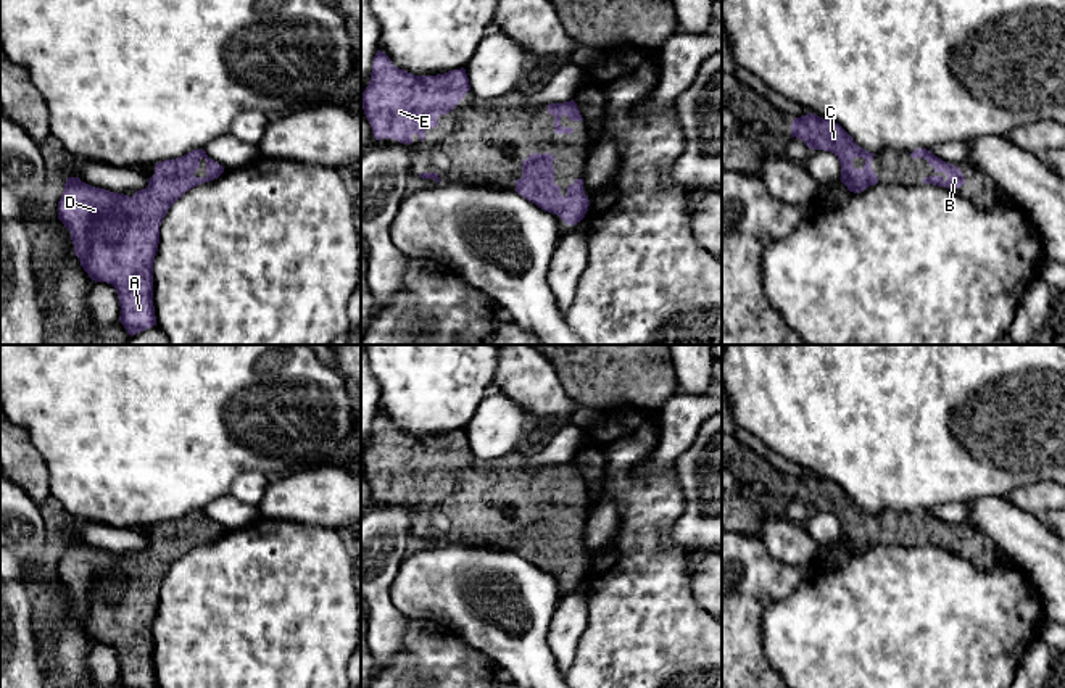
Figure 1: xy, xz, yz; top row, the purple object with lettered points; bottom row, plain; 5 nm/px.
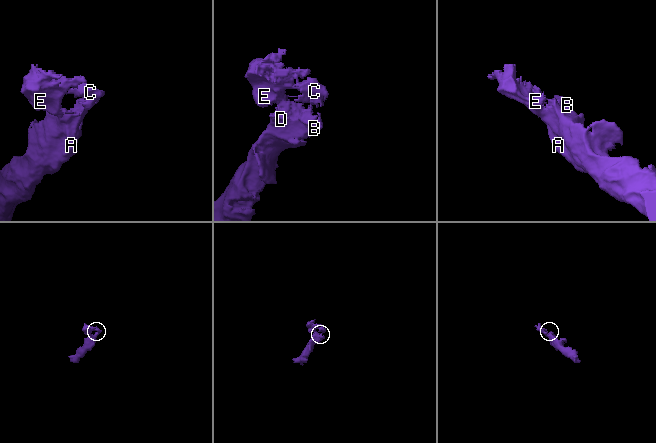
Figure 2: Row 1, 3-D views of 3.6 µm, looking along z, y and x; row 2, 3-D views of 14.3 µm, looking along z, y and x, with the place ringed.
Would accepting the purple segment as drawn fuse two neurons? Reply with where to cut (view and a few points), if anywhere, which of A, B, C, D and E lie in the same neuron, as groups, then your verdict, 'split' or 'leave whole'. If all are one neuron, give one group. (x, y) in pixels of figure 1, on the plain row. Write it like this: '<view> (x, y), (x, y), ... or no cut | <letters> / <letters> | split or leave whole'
no cut | A B C D E | leave whole

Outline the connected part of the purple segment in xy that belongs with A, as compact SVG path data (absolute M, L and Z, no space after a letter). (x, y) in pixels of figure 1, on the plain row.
M200 509L156 524L148 546L134 557L68 538L58 580L69 591L89 638L116 649L124 688L156 686L153 624L168 570L185 553L222 533L224 528Z

